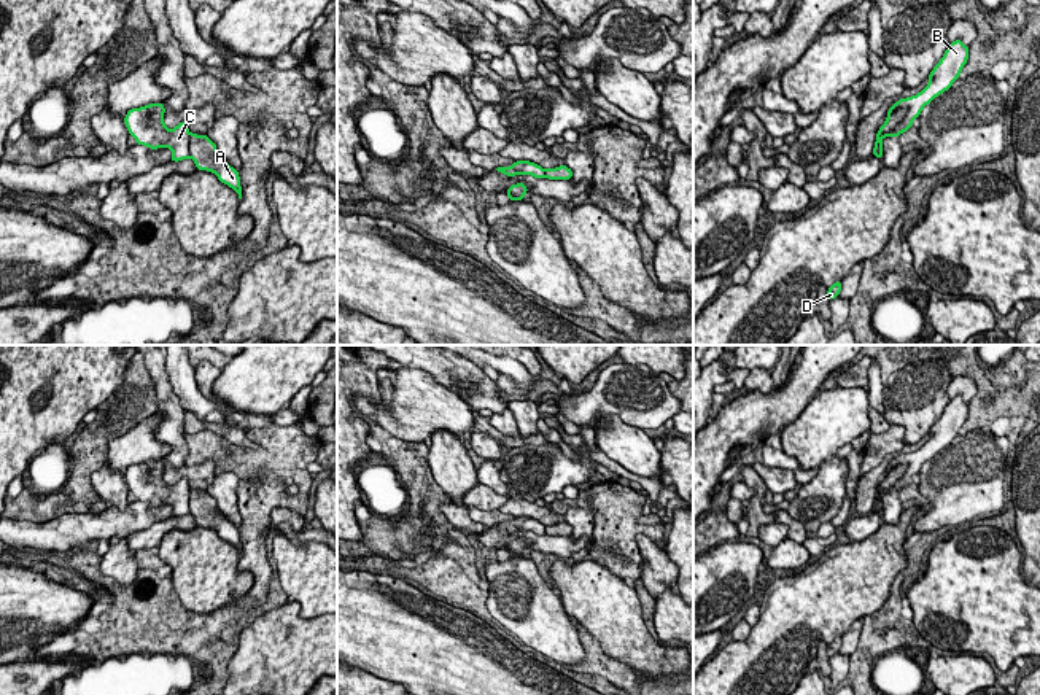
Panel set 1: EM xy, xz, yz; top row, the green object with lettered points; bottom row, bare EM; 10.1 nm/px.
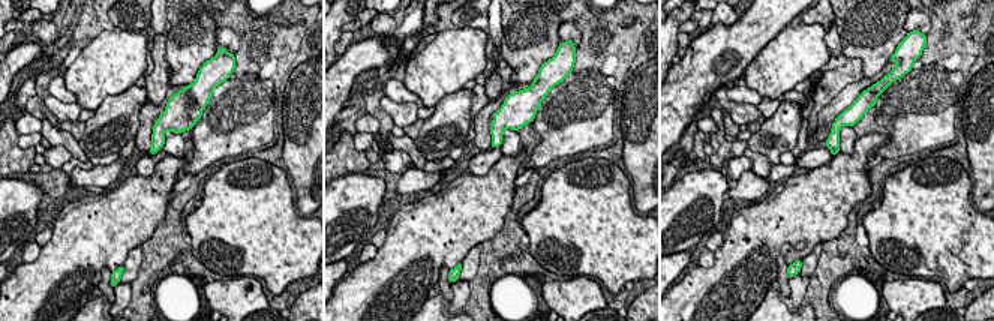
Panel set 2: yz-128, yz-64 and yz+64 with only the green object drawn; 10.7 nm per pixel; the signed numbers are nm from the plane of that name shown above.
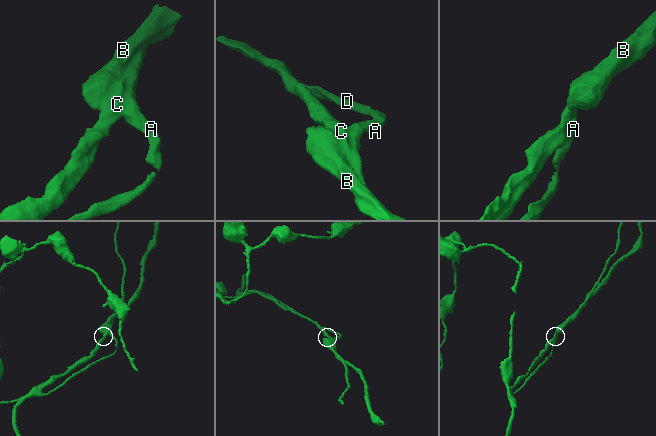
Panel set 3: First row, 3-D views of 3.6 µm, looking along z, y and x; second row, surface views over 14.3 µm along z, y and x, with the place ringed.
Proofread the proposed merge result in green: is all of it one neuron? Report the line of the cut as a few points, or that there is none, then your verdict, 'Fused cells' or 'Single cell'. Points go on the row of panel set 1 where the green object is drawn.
Split along yz (904, 107), (905, 116), (886, 134). Fused cells

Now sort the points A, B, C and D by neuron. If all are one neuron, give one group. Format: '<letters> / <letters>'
A D / B C

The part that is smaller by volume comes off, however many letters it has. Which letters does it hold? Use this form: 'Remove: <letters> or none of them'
Remove: B, C

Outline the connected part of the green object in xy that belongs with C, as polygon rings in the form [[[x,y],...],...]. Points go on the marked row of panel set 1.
[[[149,103],[146,107],[132,108],[124,116],[129,134],[138,145],[149,146],[151,149],[170,148],[172,162],[189,157],[191,134],[188,122],[180,122],[172,130],[164,124],[164,105]]]

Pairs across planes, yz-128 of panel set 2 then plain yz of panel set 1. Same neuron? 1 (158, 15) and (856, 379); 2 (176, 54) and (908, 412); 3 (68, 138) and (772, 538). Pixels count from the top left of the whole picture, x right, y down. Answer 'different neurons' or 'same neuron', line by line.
1: different neurons
2: same neuron
3: different neurons

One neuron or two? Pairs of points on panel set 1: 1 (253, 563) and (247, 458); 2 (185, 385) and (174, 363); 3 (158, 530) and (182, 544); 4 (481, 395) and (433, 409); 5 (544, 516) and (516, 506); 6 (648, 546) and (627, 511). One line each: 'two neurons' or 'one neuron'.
1: one neuron
2: one neuron
3: two neurons
4: two neurons
5: one neuron
6: two neurons

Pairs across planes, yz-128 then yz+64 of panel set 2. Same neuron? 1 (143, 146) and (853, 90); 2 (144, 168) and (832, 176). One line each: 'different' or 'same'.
1: same
2: different

